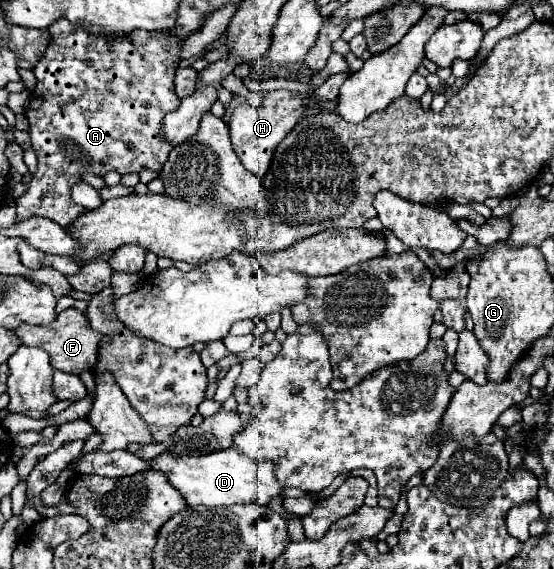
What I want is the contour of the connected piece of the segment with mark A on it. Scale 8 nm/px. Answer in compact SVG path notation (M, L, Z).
M59 18L59 22L51 24L49 26L51 34L53 34L53 40L51 40L51 46L47 46L47 52L43 56L43 60L39 60L39 64L33 68L33 74L37 78L37 86L33 90L33 96L31 96L31 102L29 102L29 108L27 108L27 120L29 120L29 134L31 134L31 144L33 144L33 150L37 152L37 160L39 160L39 170L37 174L33 176L33 180L29 182L29 190L17 200L17 220L25 220L25 218L31 218L31 216L43 216L43 218L49 218L53 222L57 222L59 226L67 228L71 226L71 222L83 214L83 206L75 204L71 200L71 186L75 182L81 180L81 172L91 172L91 174L97 174L97 176L103 176L107 174L109 170L115 170L119 174L139 174L139 170L155 170L159 172L163 168L163 162L167 160L169 156L169 150L173 148L169 142L163 140L161 136L161 130L163 130L163 118L167 112L173 112L181 100L175 96L173 92L173 76L175 76L175 70L177 70L177 64L179 64L179 50L181 50L181 42L177 38L167 38L165 34L159 34L159 32L151 32L147 34L145 38L139 34L143 34L145 30L141 32L135 32L135 34L129 34L127 38L117 38L117 40L111 40L111 38L99 38L95 34L89 34L81 24L71 24L67 18Z

